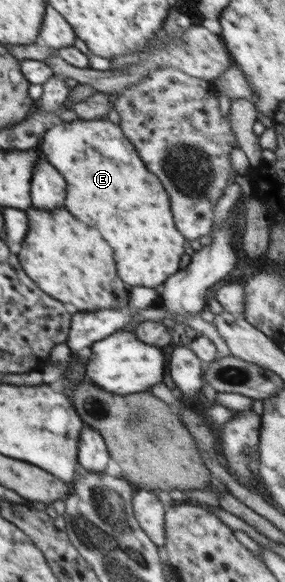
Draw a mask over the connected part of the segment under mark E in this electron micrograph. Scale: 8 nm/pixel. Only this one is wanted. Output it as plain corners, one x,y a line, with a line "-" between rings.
108,117
95,120
72,120
64,125
56,125
46,131
42,137
42,153
44,157
64,175
68,183
66,209
88,227
94,227
102,233
102,237
114,249
114,259
118,263
118,275
128,285
140,287
158,287
170,275
174,275
180,267
180,257
184,255
186,239
176,229
170,213
170,199
154,173
150,173
140,161
134,145
124,137
119,124

